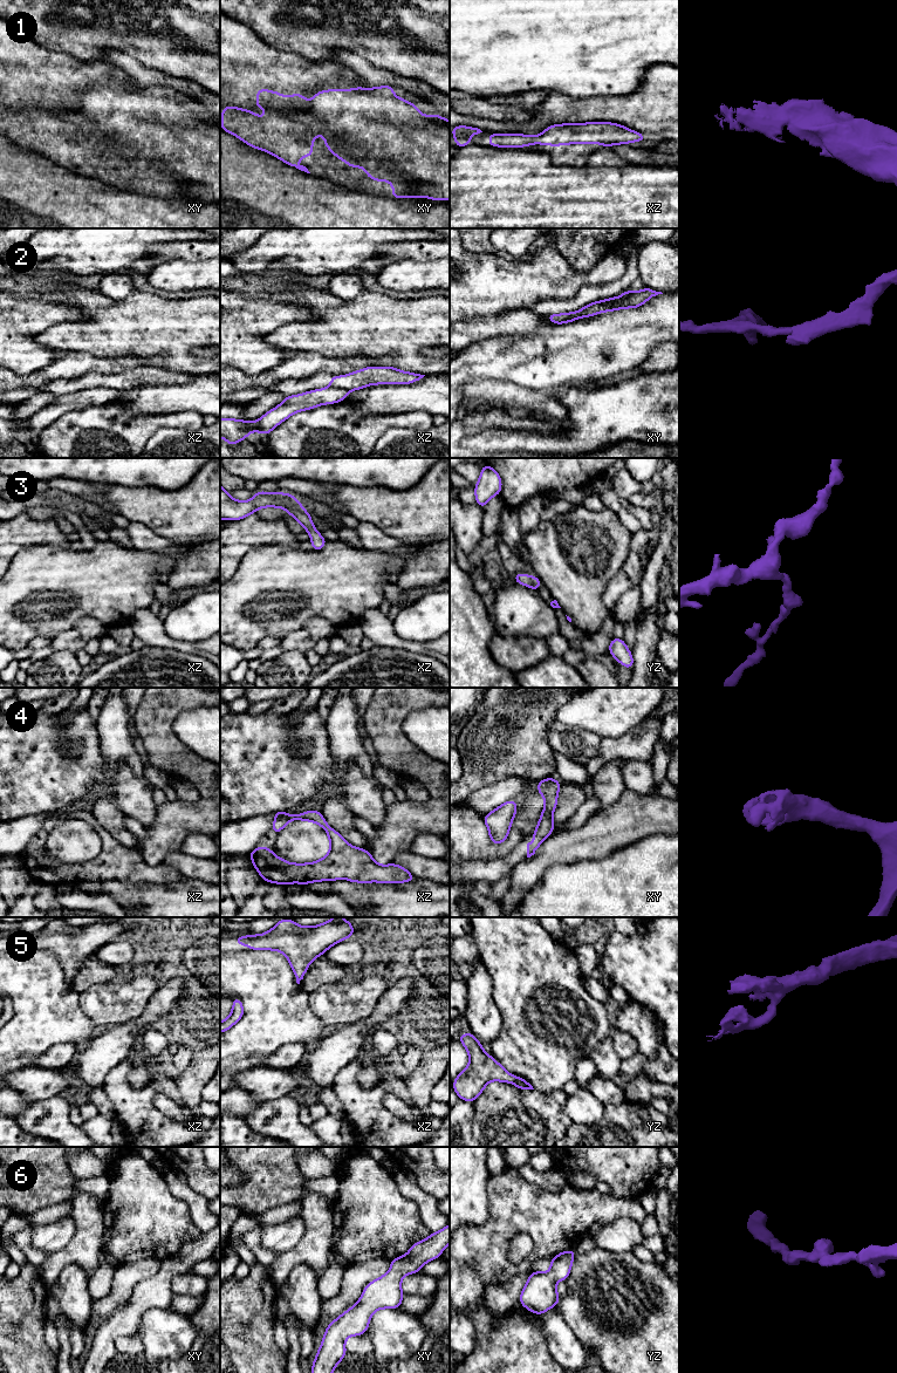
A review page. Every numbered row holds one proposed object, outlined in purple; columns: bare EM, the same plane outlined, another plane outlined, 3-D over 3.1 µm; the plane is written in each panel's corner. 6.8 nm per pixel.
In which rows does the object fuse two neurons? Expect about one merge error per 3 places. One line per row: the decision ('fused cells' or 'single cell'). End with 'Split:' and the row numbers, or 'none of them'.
1: fused cells
2: fused cells
3: single cell
4: single cell
5: single cell
6: single cell
Split: 1, 2

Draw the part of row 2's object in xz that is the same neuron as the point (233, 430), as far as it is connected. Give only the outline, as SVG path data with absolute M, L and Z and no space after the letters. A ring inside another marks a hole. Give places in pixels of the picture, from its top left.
M336 388L316 389L301 395L287 396L280 405L255 422L220 418L220 438L226 438L228 446L232 448L237 442L245 440L252 431L269 435L275 426L295 412L310 410L322 404L342 402L347 397L348 391Z

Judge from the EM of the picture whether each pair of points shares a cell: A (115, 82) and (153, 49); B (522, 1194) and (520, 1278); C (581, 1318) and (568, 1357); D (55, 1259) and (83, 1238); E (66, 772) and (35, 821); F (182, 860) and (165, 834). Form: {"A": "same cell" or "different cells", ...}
{"A": "different cells", "B": "different cells", "C": "different cells", "D": "same cell", "E": "different cells", "F": "different cells"}

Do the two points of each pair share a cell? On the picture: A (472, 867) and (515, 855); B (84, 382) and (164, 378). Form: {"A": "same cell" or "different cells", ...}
{"A": "same cell", "B": "same cell"}

